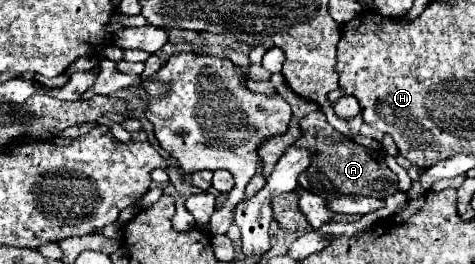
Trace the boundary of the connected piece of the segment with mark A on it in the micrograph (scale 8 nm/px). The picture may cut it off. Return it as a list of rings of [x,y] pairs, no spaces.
[[[309,112],[305,118],[299,120],[299,128],[301,128],[301,136],[293,142],[293,146],[311,150],[311,164],[307,170],[299,174],[299,184],[305,190],[323,196],[325,200],[331,200],[343,194],[363,194],[371,198],[387,198],[399,190],[397,176],[389,170],[385,160],[377,152],[337,132],[325,120],[323,112]]]

